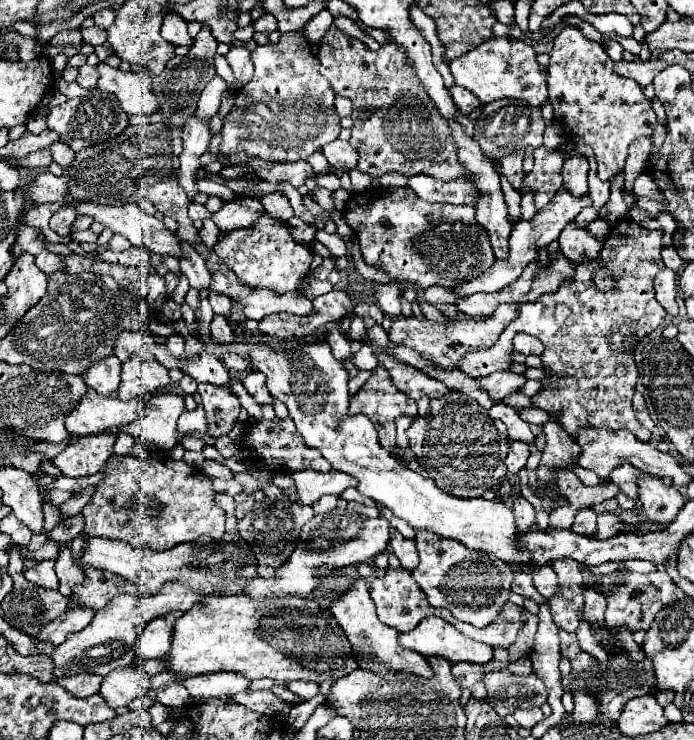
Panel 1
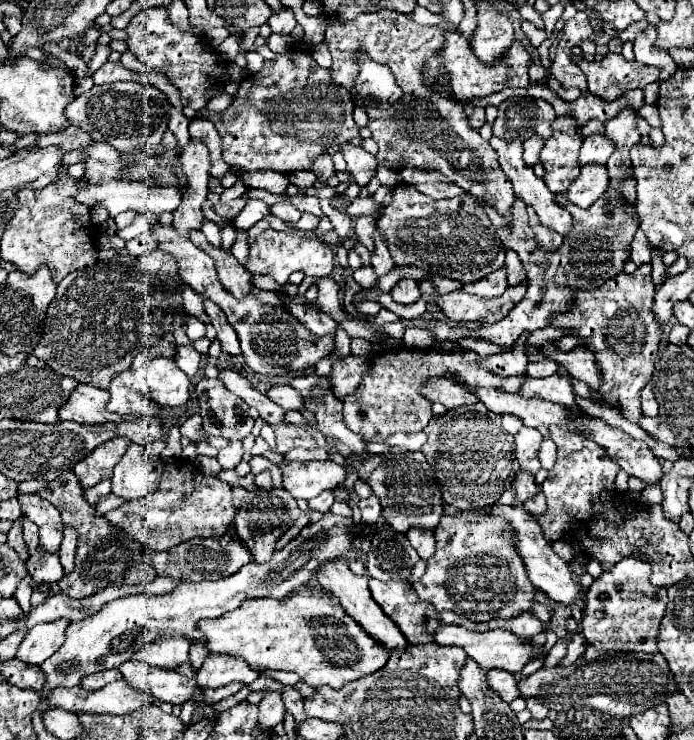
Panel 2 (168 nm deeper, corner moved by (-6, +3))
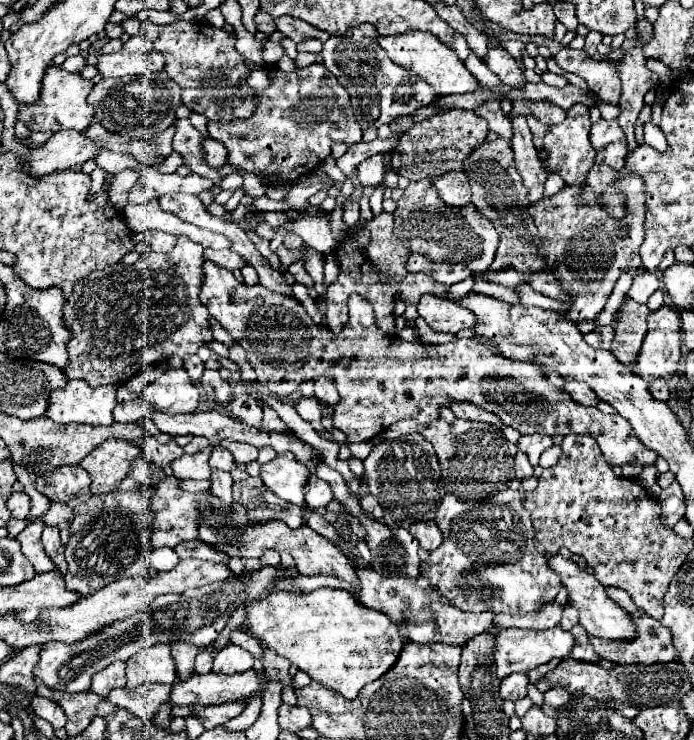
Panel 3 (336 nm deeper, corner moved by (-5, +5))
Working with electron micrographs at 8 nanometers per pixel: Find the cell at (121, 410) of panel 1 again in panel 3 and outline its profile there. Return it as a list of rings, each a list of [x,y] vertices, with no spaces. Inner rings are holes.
[[[69,381],[63,389],[51,391],[47,397],[47,417],[55,423],[87,423],[111,425],[115,401],[115,385],[91,387],[87,381]]]

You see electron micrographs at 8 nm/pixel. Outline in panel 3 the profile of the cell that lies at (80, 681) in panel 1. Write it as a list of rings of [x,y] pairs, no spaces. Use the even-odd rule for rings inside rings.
[[[117,661],[113,665],[109,665],[107,669],[99,671],[97,675],[93,675],[93,683],[91,683],[91,691],[97,695],[107,697],[111,693],[111,689],[115,687],[125,687],[127,677],[125,677],[125,663]]]

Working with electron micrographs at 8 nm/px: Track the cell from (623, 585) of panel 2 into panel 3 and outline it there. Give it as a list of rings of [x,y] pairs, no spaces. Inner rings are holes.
[[[633,613],[631,617],[639,631],[639,639],[633,639],[631,643],[615,643],[611,639],[589,637],[597,655],[617,665],[651,665],[675,661],[675,645],[671,641],[671,631],[649,615]]]

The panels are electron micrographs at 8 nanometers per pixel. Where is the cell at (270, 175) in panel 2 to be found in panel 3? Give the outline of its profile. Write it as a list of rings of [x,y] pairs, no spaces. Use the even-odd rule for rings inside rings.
[[[177,119],[177,133],[173,139],[173,149],[183,157],[185,167],[189,167],[193,173],[197,173],[201,177],[209,177],[215,183],[221,181],[219,171],[215,171],[207,165],[205,151],[203,151],[203,137],[191,125],[189,119]]]

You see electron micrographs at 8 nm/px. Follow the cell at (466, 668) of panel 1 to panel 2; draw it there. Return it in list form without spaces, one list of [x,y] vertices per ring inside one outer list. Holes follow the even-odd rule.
[[[488,669],[486,671],[486,683],[492,691],[498,693],[498,697],[506,703],[514,701],[516,697],[520,697],[518,687],[516,687],[516,679],[512,673],[502,671],[502,669]]]

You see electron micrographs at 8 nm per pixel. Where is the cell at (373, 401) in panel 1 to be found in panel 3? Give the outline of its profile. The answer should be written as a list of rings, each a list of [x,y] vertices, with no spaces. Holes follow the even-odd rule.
[[[211,261],[203,263],[203,273],[203,305],[243,345],[259,381],[273,395],[287,397],[303,381],[317,379],[319,375],[333,379],[340,396],[334,406],[333,427],[345,433],[347,443],[371,441],[401,419],[417,419],[423,415],[423,423],[431,423],[439,419],[441,407],[467,401],[499,415],[503,425],[517,429],[521,435],[593,435],[609,465],[625,465],[631,461],[651,465],[657,459],[655,451],[635,439],[635,433],[621,415],[605,415],[597,407],[575,403],[563,387],[551,385],[541,369],[493,355],[473,339],[457,339],[445,345],[405,343],[399,335],[383,333],[375,325],[371,303],[356,293],[348,302],[349,320],[345,331],[333,335],[327,327],[317,327],[295,297],[273,293],[263,285],[247,287],[231,271]]]

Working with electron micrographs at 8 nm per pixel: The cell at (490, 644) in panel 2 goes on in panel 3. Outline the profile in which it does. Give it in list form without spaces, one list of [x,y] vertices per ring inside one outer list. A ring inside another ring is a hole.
[[[555,625],[553,629],[489,629],[495,639],[497,639],[497,649],[495,649],[495,659],[497,659],[497,677],[503,679],[511,673],[527,673],[531,669],[535,669],[535,661],[539,661],[539,665],[549,663],[551,659],[567,659],[573,645],[575,645],[575,637],[571,635],[571,631],[561,629],[561,625]]]

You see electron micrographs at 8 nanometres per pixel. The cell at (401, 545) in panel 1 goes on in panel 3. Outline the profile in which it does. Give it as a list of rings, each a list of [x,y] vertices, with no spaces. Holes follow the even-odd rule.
[[[419,521],[419,523],[413,523],[409,527],[409,533],[419,541],[419,545],[427,551],[433,551],[441,545],[443,537],[441,537],[441,531],[437,527],[435,521]]]

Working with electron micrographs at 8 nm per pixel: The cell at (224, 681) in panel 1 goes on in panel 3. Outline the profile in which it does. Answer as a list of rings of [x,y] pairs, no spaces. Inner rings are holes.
[[[227,645],[215,655],[213,671],[223,673],[223,675],[233,675],[233,673],[239,673],[239,671],[251,669],[253,663],[255,663],[255,659],[249,651],[241,649],[239,645]]]

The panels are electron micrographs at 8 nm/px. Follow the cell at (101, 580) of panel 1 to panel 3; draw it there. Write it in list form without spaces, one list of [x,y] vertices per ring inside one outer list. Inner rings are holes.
[[[57,467],[51,473],[37,477],[39,493],[51,501],[61,501],[73,509],[71,535],[65,545],[65,559],[69,571],[65,575],[67,589],[91,595],[103,589],[107,583],[127,575],[153,575],[149,561],[151,553],[151,527],[153,511],[151,501],[139,491],[113,491],[111,495],[93,495],[89,491],[91,479],[83,467]]]

